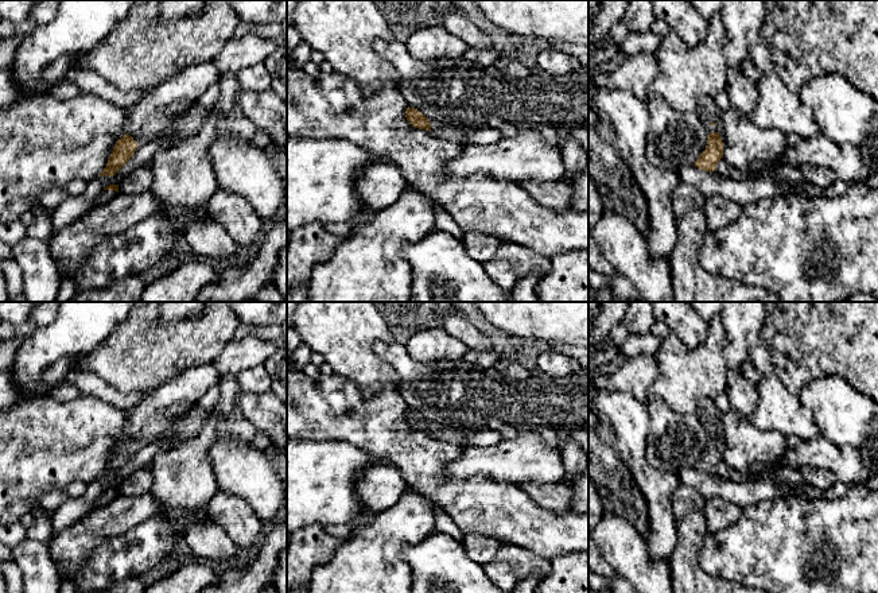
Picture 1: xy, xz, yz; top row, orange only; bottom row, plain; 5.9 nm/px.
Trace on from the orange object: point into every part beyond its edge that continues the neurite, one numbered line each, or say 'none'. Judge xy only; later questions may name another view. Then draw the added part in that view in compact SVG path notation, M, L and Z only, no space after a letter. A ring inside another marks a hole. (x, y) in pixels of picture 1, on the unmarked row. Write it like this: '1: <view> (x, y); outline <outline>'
1: xy (147, 421); outline M197 365L158 387L151 396L127 411L128 437L137 446L149 445L164 433L172 419L191 410L221 375L210 365Z

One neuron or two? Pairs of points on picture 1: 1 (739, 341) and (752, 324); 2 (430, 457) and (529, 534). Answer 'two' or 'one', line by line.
1: one
2: one

